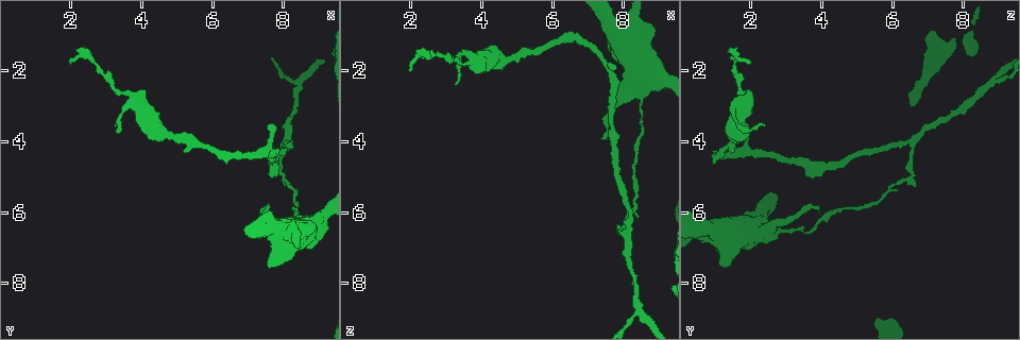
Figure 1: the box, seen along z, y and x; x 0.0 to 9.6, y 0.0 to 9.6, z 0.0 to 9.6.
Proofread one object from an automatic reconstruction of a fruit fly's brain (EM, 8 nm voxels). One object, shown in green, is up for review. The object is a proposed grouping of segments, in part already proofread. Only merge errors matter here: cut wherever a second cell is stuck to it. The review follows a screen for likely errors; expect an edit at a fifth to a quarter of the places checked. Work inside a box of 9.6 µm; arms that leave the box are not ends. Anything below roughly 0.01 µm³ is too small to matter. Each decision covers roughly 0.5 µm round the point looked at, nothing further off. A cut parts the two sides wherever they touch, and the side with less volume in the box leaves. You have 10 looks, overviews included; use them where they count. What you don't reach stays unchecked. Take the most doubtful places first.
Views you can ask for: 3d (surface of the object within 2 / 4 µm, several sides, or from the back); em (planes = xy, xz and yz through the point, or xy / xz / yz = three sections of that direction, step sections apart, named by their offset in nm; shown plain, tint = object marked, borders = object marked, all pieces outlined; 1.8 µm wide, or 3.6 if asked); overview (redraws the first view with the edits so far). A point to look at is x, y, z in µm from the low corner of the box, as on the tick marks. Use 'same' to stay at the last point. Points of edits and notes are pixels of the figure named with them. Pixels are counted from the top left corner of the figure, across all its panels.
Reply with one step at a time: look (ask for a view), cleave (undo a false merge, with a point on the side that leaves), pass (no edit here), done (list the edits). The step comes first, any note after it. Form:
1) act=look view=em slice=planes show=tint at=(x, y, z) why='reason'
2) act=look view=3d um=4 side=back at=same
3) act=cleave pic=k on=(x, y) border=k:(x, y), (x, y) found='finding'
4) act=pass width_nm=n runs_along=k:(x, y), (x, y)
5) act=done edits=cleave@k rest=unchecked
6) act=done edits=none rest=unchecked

act=look view=3d um=4 at=(7.90, 4.10, 6.60) why='three-way junction'

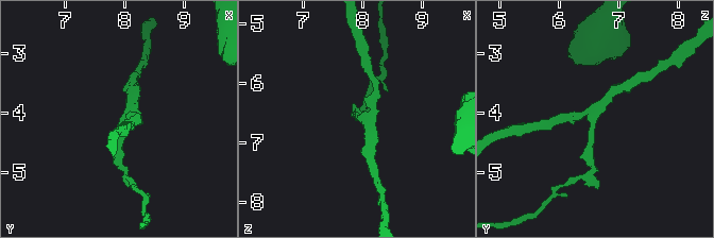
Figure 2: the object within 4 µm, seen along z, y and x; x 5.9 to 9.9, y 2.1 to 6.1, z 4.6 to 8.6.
act=look view=em slice=planes show=tint at=(7.95, 4.15, 6.55) why='now the EM'

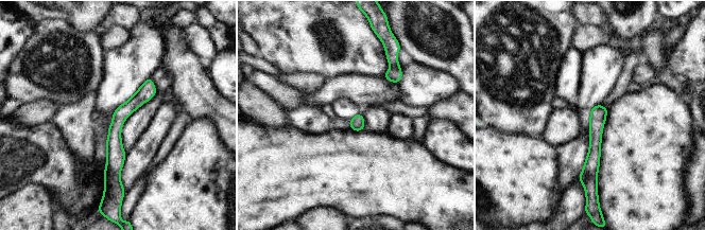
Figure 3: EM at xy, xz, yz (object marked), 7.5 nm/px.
act=pass width_nm=110 runs_along=3:(149, 82), (115, 127), (113, 182) found='one cell here'

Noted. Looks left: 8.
act=look view=3d um=4 at=(8.20, 6.55, 2.40) why='sudden change in width'

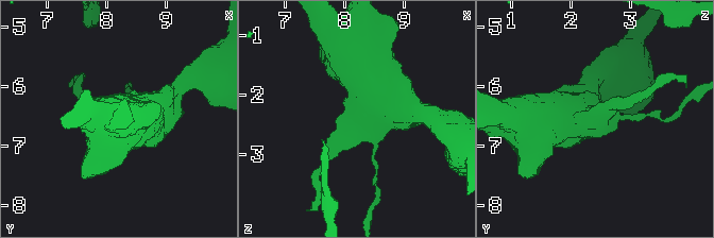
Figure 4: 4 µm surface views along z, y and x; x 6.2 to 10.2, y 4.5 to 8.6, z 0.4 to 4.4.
act=look view=em um=3.6 slice=planes show=tint at=(8.25, 6.55, 2.40) why='need the tissue'

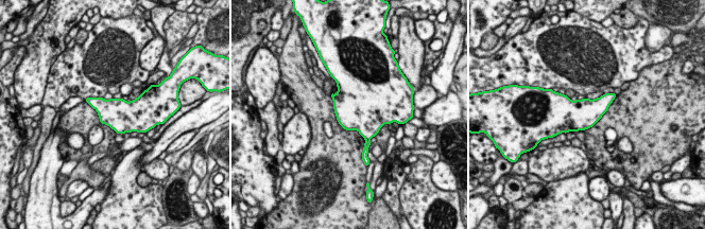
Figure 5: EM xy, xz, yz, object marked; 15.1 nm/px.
act=cleave pic=5 on=(365, 150) width_nm=460 border=5:(365, 139), (368, 140) found='a second cell is stuck on'

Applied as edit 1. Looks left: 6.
act=done edits=cleave@5 rest=unchecked

